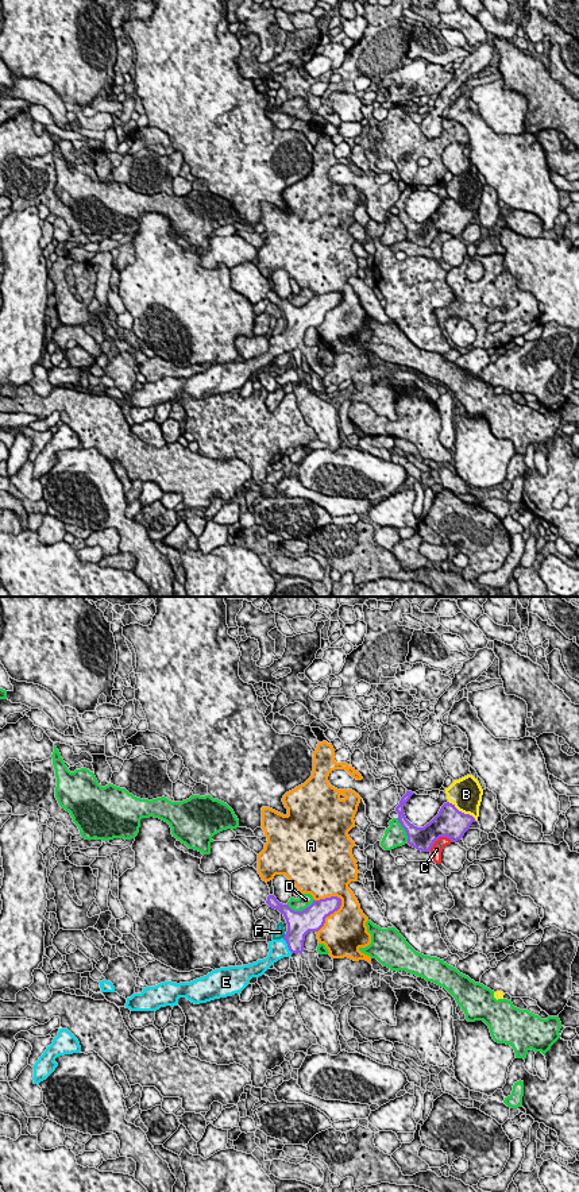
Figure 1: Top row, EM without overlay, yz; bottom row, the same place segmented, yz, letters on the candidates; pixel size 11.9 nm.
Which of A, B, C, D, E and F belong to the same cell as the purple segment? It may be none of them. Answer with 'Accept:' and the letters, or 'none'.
Accept: E

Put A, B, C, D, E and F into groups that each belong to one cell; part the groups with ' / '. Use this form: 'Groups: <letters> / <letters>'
Groups: A / B / C / D / E / F

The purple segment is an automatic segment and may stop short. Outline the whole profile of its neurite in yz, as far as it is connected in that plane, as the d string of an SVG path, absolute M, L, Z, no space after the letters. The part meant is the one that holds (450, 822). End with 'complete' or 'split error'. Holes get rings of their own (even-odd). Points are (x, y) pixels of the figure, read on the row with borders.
M406 791L395 811L398 813L398 822L406 832L408 844L417 850L431 852L431 848L440 837L447 837L452 842L456 842L463 838L471 823L475 822L472 815L459 811L455 805L447 802L429 823L424 828L417 828L404 814L404 806L413 794L412 791Z; complete

